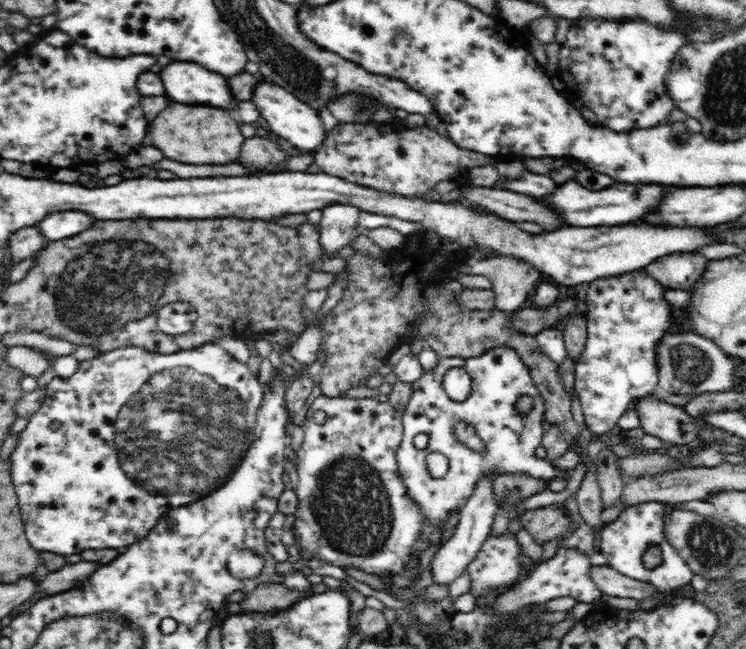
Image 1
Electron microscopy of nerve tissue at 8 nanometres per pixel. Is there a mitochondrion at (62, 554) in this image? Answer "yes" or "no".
no

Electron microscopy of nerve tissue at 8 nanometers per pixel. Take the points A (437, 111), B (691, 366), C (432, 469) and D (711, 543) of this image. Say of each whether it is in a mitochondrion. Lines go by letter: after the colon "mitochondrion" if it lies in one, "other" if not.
A: other
B: mitochondrion
C: mitochondrion
D: mitochondrion

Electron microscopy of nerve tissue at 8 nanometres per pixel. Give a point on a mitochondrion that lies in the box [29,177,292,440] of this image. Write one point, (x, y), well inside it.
(117, 278)

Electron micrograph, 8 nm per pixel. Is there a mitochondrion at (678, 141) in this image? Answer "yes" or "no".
yes

